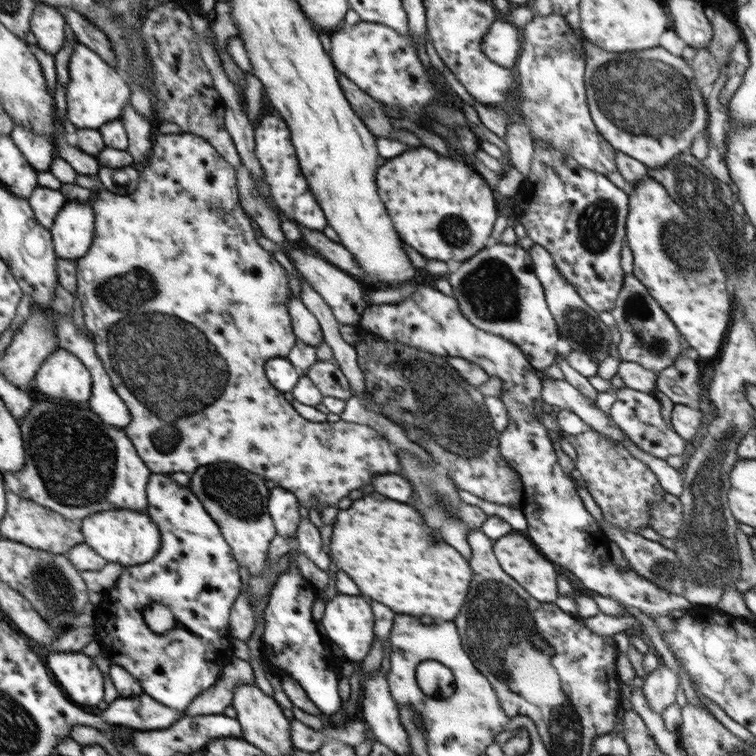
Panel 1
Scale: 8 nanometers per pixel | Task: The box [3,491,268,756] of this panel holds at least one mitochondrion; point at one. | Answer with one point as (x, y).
(51, 583)

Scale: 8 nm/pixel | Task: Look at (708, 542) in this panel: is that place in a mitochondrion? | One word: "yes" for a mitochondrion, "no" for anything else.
yes

